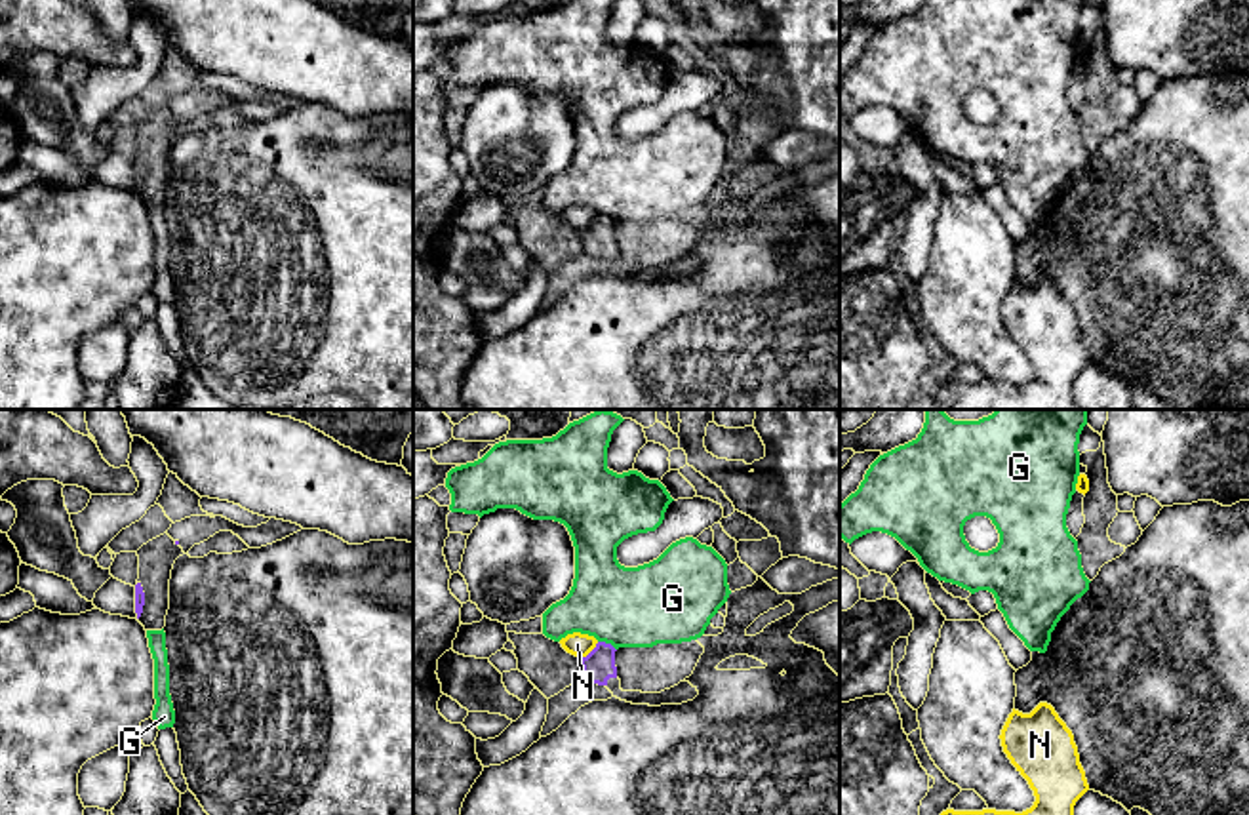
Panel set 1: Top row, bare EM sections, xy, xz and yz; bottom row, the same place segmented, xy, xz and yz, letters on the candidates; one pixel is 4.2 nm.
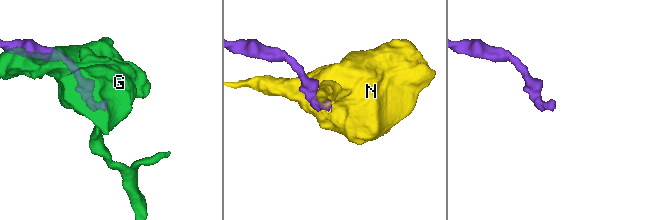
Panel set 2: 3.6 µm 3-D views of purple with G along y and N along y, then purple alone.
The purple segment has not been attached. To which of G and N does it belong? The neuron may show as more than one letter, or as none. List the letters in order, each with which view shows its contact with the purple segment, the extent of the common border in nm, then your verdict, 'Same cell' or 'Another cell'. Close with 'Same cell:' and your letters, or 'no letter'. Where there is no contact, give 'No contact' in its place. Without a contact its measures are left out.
G: Touches purple in xz. Shared border 90 nm. Another cell
N: Touches purple in xz. Shared border 110 nm. Another cell
Same cell: no letter

